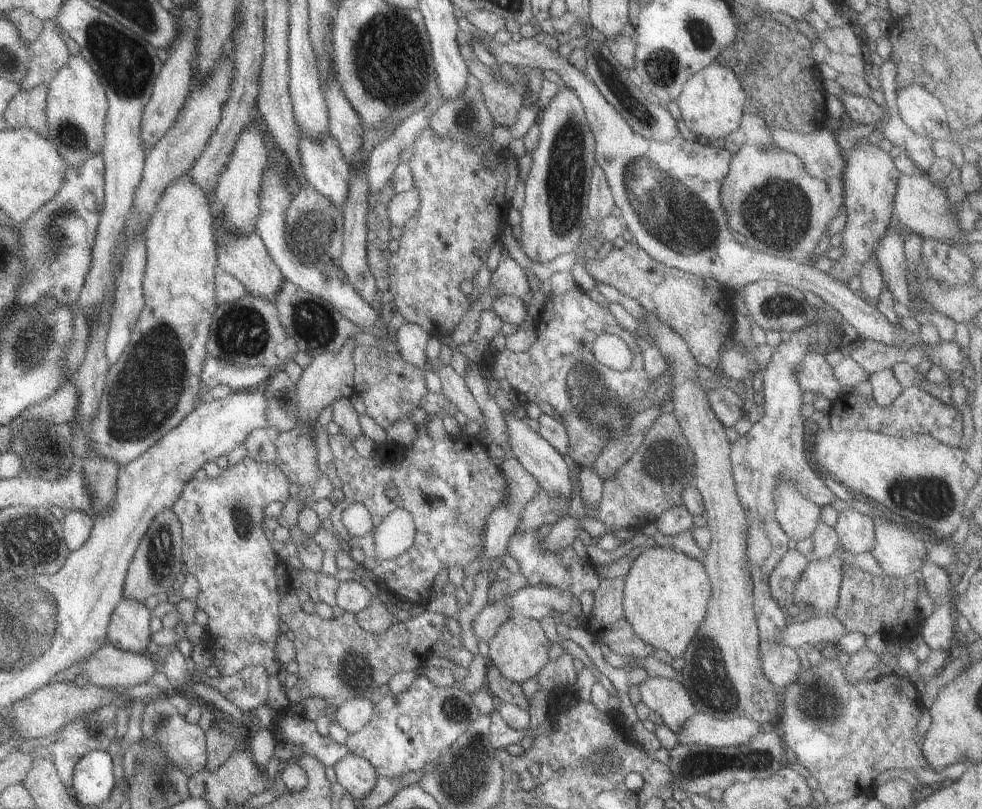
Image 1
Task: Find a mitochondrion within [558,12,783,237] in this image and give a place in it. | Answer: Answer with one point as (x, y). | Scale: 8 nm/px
(645, 117)

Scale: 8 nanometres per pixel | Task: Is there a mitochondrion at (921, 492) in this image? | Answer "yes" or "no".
yes

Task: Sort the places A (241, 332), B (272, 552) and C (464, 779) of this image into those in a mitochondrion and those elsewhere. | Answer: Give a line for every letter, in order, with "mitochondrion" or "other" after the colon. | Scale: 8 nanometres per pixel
A: mitochondrion
B: other
C: mitochondrion

